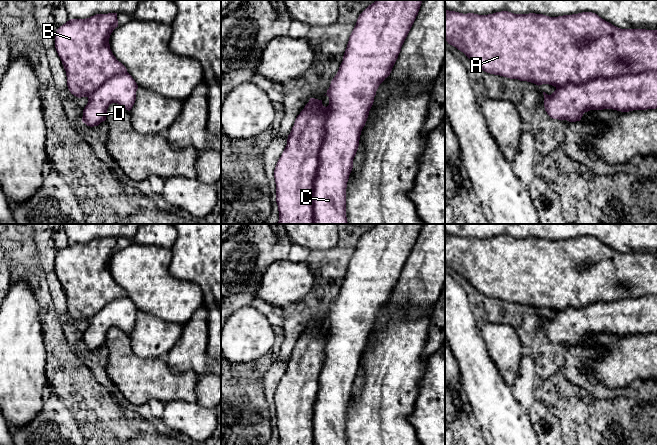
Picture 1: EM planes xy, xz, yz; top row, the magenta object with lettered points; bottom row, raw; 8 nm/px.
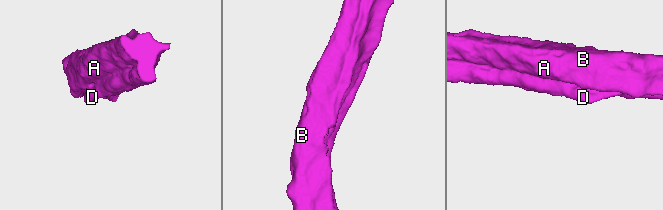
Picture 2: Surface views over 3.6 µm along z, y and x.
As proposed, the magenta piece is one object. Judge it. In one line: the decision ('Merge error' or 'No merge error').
Merge error

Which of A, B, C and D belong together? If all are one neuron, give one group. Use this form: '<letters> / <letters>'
A B / C D

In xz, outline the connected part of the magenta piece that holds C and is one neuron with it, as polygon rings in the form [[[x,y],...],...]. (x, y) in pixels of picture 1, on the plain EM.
[[[376,224],[358,241],[330,311],[325,361],[314,405],[313,445],[347,445],[346,412],[360,359],[379,309],[390,299],[422,224]]]

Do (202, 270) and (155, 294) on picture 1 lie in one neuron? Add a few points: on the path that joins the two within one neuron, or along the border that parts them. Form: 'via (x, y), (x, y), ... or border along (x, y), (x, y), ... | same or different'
border along (171, 259), (169, 273), (193, 280), (203, 293) | different

